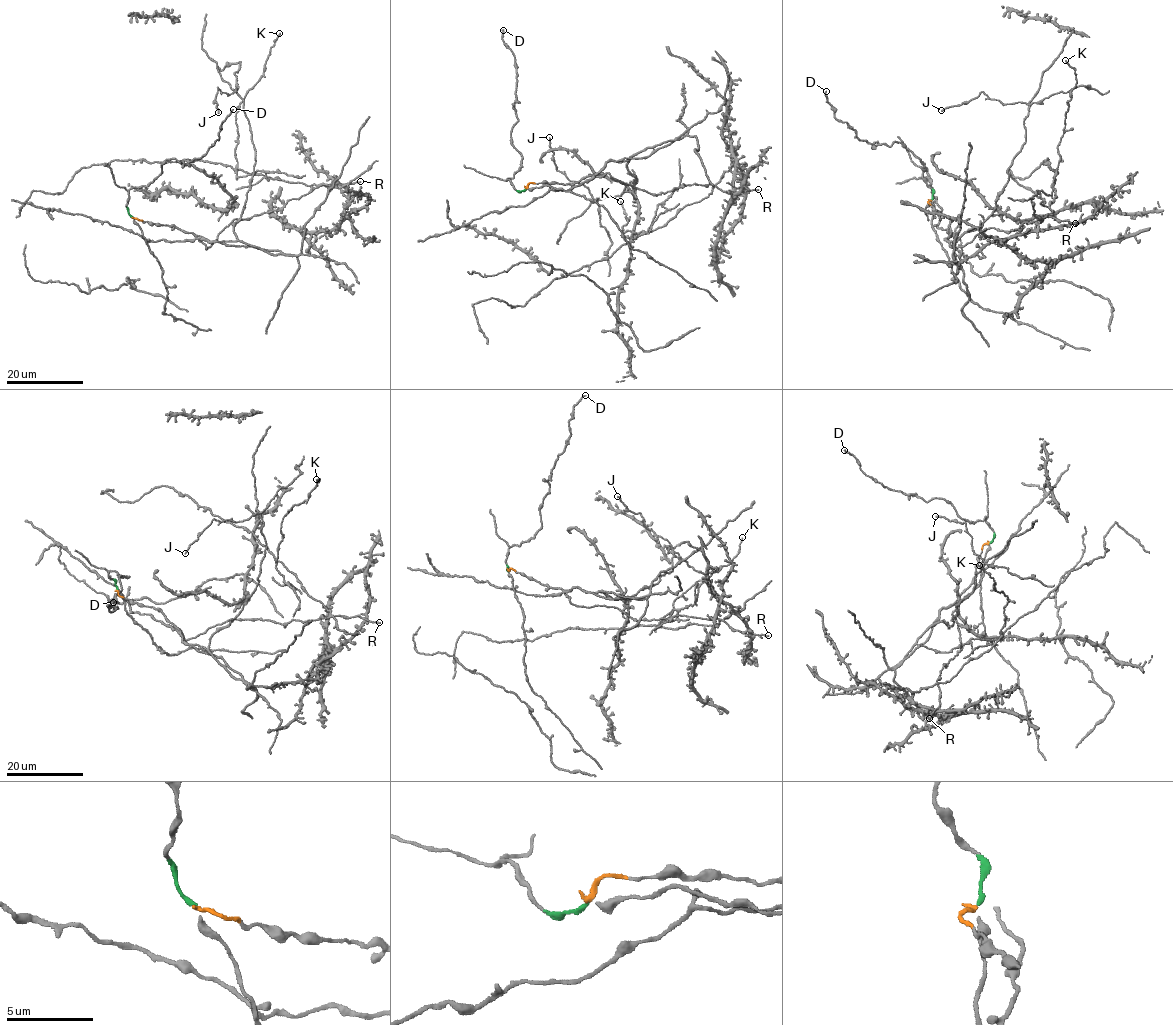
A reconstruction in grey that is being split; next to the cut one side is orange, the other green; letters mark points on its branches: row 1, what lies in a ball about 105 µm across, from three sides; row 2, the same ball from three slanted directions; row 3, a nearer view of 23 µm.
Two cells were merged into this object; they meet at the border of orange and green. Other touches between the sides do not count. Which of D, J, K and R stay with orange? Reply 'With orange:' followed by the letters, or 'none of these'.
With orange: J, K, R

